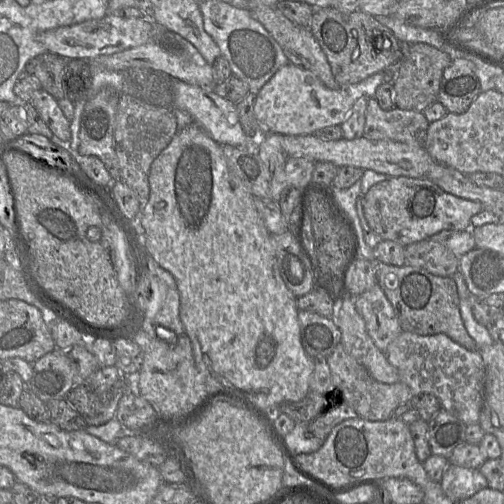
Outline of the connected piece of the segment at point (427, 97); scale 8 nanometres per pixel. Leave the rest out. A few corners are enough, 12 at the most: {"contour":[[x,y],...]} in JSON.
{"contour":[[401,43],[394,105],[423,112],[436,102],[451,57]]}

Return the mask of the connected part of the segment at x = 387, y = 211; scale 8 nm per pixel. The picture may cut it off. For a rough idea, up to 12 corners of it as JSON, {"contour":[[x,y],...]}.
{"contour":[[389,177],[362,206],[374,233],[405,247],[469,230],[480,202],[428,178]]}

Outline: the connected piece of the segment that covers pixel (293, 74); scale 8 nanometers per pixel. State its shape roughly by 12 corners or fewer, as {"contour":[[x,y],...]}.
{"contour":[[288,63],[255,97],[265,133],[341,125],[353,90]]}

